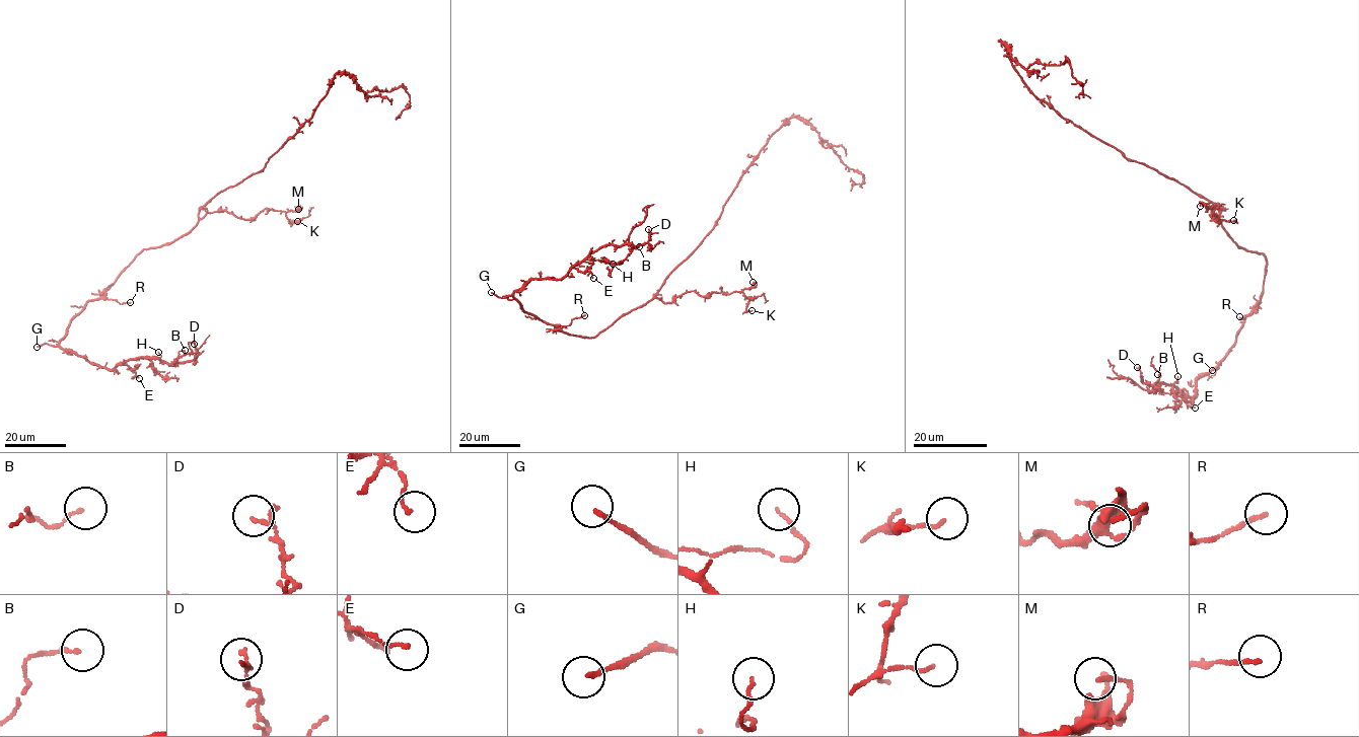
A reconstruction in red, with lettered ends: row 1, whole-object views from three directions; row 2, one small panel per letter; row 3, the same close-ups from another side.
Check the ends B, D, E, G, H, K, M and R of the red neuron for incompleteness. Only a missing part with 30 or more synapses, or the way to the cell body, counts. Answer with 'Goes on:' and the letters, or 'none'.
Goes on: G

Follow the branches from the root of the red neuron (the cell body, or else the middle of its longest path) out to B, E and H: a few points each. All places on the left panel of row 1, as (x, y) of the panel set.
B: (198, 215), (188, 232), (142, 250), (59, 343), (110, 369), (141, 357), (177, 364), (185, 350)
E: (198, 215), (188, 232), (142, 250), (100, 297), (86, 303), (59, 343), (110, 369), (127, 364), (139, 378)
H: (198, 215), (188, 232), (142, 250), (100, 297), (86, 303), (59, 343), (110, 369), (160, 357), (158, 352)

